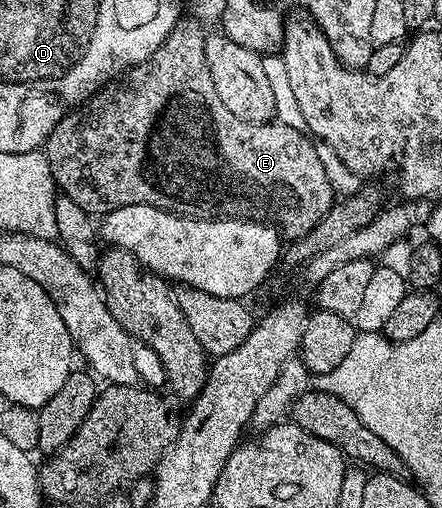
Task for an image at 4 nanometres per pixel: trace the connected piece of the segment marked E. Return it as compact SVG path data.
M181 16L179 23L170 31L170 35L166 35L162 47L158 47L158 51L154 51L154 55L150 55L150 59L133 65L131 69L121 73L115 81L108 82L104 88L93 93L83 105L67 113L56 124L54 131L42 146L42 152L48 158L52 178L56 180L57 186L65 196L68 196L78 207L84 208L91 215L103 215L118 207L149 205L165 209L167 213L179 213L185 217L203 217L205 219L243 217L249 221L263 221L275 225L277 230L288 239L306 235L334 208L334 201L332 201L334 190L327 177L326 167L323 166L320 158L317 142L307 132L289 125L246 123L246 119L238 119L238 115L233 115L222 104L222 99L218 99L218 90L214 87L214 79L210 79L210 67L206 63L206 30L204 29L205 26L195 17Z

